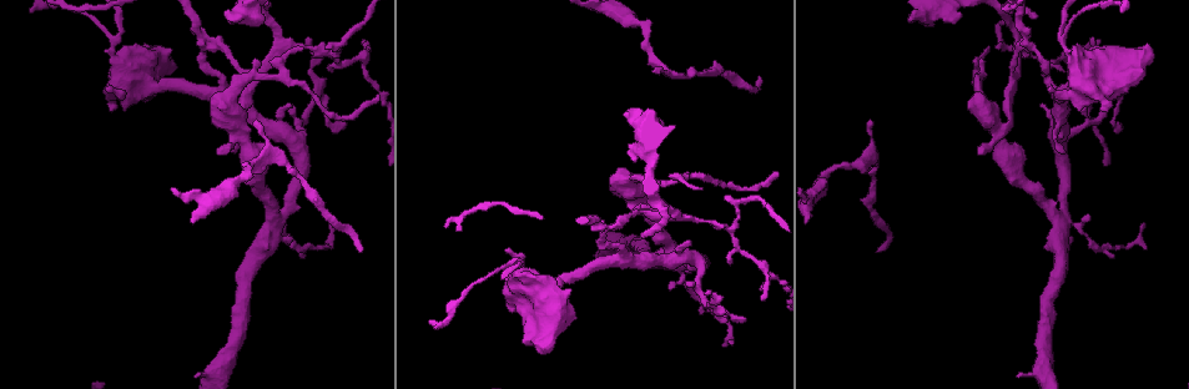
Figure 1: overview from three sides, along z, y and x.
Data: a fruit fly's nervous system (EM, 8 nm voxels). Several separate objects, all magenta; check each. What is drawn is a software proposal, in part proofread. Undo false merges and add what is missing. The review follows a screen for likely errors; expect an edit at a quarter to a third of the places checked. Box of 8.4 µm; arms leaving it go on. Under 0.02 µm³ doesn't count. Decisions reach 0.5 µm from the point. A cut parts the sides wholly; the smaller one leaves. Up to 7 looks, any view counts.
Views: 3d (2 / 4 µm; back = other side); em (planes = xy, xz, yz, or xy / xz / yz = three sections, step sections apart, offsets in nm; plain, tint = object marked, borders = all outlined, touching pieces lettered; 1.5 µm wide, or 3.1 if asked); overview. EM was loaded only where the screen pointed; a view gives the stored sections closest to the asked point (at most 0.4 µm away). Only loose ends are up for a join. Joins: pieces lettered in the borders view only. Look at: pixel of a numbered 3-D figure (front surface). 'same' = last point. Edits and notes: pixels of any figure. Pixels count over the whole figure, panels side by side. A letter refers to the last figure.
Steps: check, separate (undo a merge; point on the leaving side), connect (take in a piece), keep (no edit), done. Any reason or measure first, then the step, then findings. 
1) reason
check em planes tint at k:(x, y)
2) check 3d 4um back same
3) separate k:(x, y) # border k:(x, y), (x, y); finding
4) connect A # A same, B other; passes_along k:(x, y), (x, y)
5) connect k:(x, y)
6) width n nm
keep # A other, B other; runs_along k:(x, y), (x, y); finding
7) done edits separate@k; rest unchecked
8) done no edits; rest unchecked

an open end
check em yz step 4 tint at 1:(359, 252)

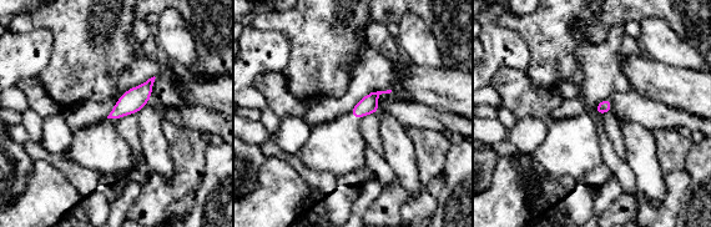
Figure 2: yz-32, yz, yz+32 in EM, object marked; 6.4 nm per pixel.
check em planes borders same

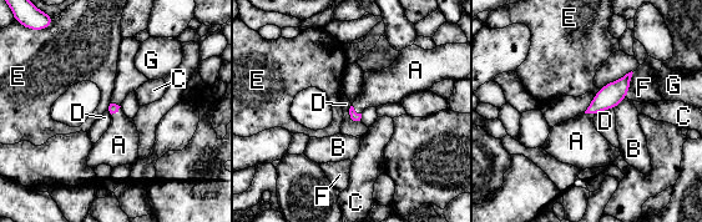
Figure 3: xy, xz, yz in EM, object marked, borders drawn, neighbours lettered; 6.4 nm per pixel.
connect 3:(119, 145) # A same, B other, C other, D other, E other, F other, G other; passes_along 3:(112, 107), (116, 111), (119, 145); it goes on there

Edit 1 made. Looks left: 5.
thin end
check 3d 2um at 1:(700, 188)

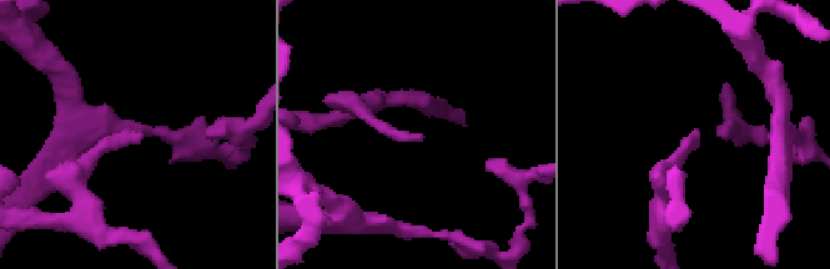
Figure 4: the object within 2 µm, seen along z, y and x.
check em planes borders at 4:(422, 139)

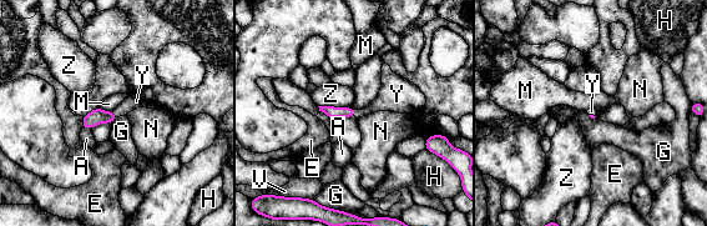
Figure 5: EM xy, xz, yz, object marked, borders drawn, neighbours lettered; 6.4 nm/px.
connect 5:(389, 99) # A other, E other, G other, H other, M other, N other, V other, Y same, Z other; passes_along 5:(331, 111), (354, 114), (389, 99); the cell continues

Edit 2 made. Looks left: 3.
thin end
check em planes borders at 1:(1099, 42)

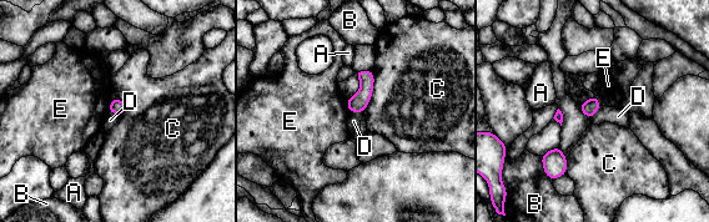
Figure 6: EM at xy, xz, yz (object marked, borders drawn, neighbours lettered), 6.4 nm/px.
width 90 nm
keep # A other, B other, C other, D other, E other; border 6:(348, 110), (362, 114); none of them fits

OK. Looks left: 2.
done edits connect@3, connect@5; rest unchecked

